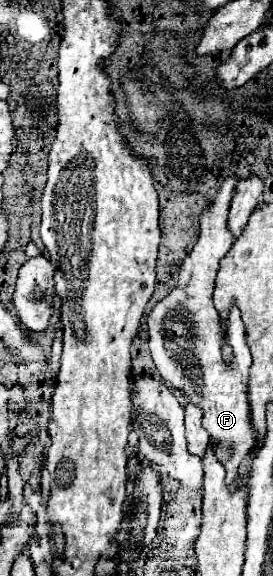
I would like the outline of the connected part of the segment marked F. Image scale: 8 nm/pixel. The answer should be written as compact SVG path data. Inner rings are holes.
M228 176L222 182L216 198L202 210L200 236L180 266L178 286L148 314L148 346L156 370L172 388L180 390L190 404L202 408L202 426L210 434L212 452L226 468L230 490L234 490L238 484L240 460L246 458L246 454L250 454L256 446L256 430L252 430L248 406L248 370L252 364L252 354L244 342L244 324L236 306L230 308L228 324L222 324L212 302L218 264L234 242L226 222L236 182L238 176ZM224 344L232 348L230 362L226 362L222 356Z

